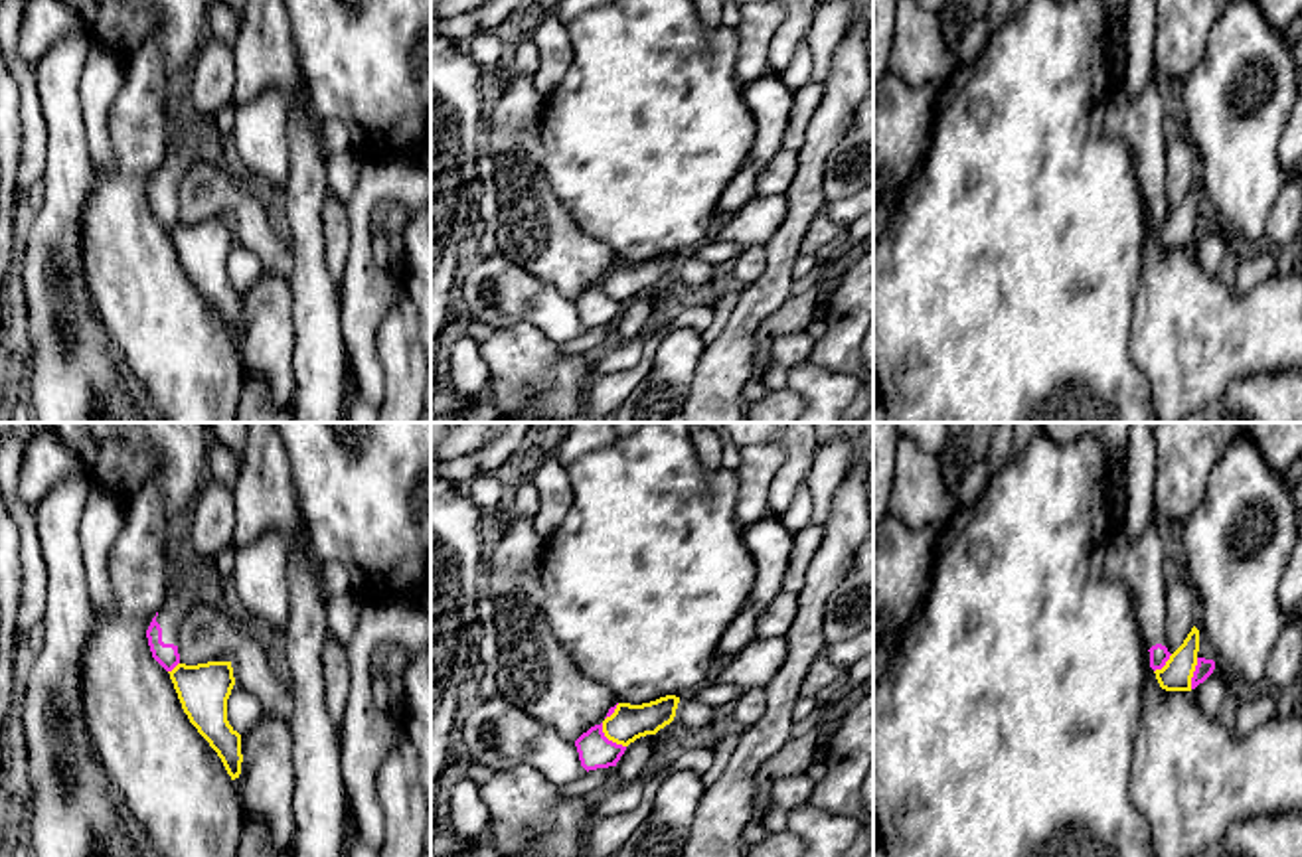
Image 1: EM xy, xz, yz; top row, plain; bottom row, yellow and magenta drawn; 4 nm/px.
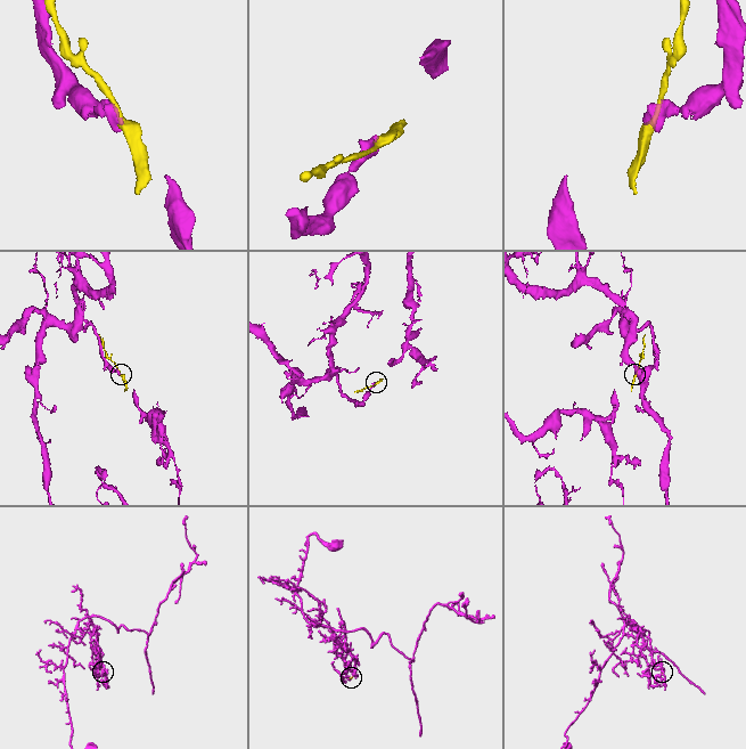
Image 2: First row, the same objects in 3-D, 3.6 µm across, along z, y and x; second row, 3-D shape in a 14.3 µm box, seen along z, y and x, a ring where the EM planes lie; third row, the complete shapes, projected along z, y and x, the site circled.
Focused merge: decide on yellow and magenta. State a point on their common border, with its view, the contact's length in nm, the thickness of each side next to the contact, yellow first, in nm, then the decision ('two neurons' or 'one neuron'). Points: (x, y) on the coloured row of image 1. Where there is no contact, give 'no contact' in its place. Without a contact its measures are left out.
meets yellow in xz at (609, 739); contact 140 nm long; 150 nm thick on the yellow side, 140 nm on the other; two neurons

